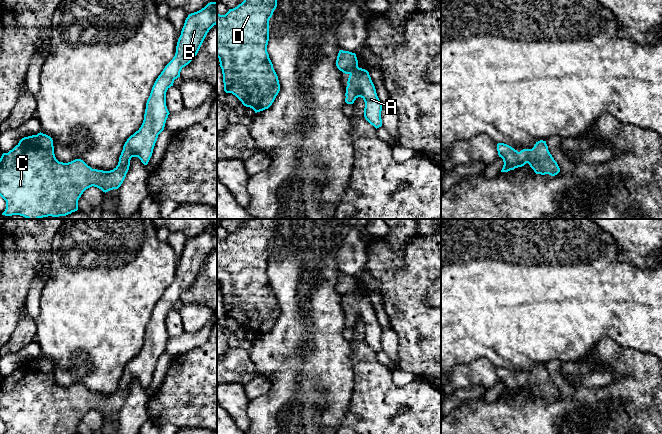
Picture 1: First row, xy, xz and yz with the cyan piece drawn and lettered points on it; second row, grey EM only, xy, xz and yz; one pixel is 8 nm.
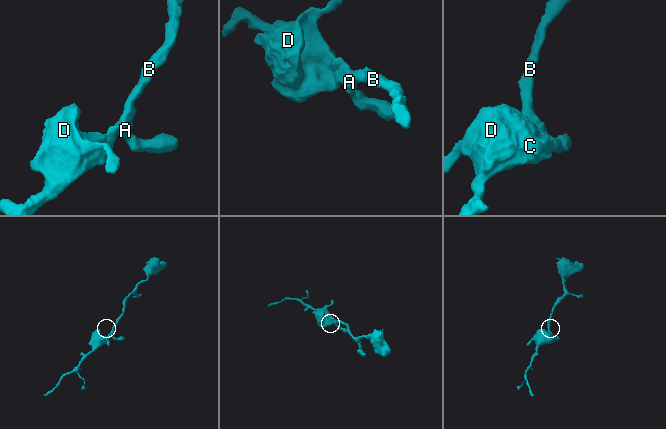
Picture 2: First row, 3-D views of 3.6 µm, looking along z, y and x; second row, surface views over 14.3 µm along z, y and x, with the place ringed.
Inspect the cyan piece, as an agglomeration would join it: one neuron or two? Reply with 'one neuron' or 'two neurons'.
one neuron

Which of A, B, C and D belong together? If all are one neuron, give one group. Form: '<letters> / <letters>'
A B C D

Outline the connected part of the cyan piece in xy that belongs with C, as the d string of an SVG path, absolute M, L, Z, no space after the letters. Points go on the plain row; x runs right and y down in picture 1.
M210 226L201 234L188 239L177 266L175 280L152 311L143 347L125 366L118 389L113 394L92 393L81 383L59 386L54 378L52 362L41 356L22 362L12 374L3 377L0 382L0 420L6 425L5 434L78 434L78 424L86 413L94 410L105 417L118 413L126 401L132 381L138 381L147 389L170 338L166 330L166 316L173 310L174 304L180 301L182 292L195 282L207 257L216 248L217 226Z

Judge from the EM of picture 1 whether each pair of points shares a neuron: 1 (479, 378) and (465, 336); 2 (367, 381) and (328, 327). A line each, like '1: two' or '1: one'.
1: two
2: two

